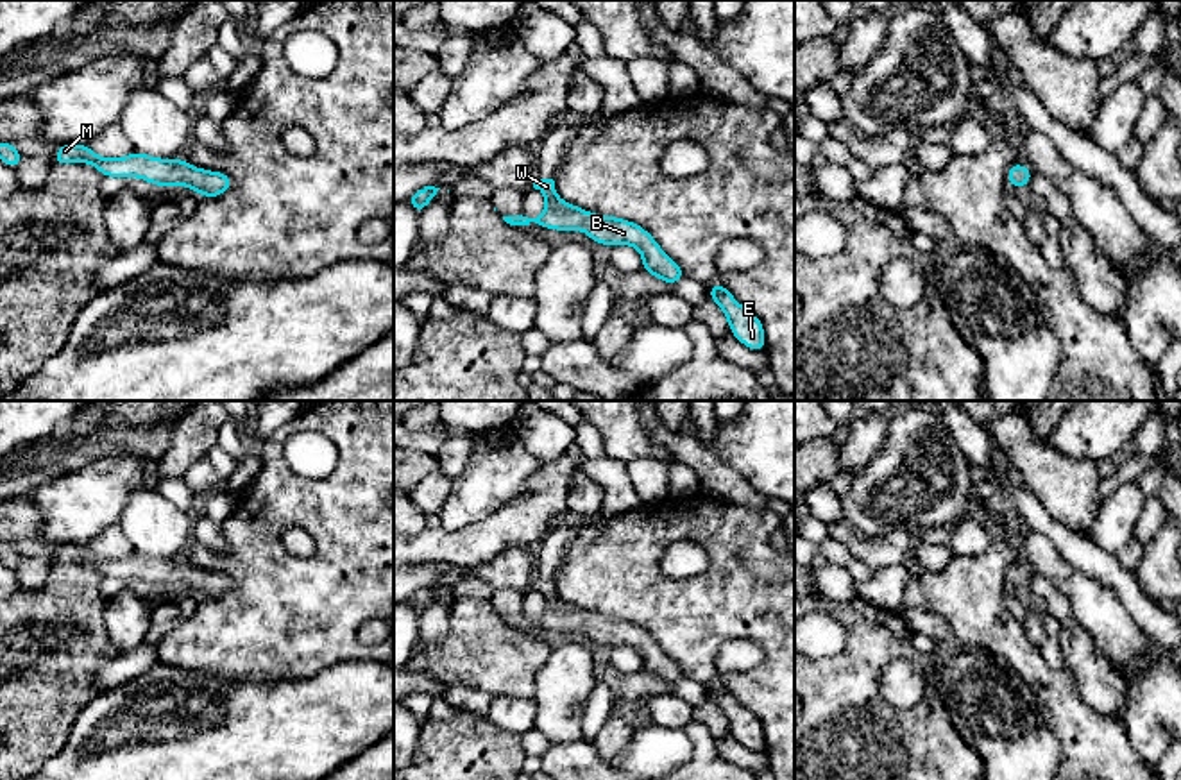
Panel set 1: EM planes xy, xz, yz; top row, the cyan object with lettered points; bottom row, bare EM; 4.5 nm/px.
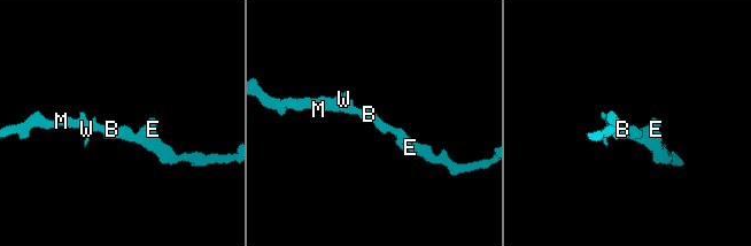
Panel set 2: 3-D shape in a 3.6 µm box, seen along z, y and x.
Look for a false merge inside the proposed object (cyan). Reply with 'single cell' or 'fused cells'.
single cell

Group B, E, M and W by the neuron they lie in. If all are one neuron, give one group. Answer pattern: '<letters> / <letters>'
B E M W

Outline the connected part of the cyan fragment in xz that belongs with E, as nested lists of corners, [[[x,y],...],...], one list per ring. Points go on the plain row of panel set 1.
[[[714,683],[709,691],[712,699],[725,714],[730,733],[752,751],[766,751],[766,735],[760,719],[741,707],[735,698],[721,685]]]

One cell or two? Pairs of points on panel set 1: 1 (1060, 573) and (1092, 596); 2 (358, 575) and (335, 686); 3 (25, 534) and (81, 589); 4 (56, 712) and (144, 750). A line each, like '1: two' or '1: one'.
1: one
2: two
3: one
4: two

